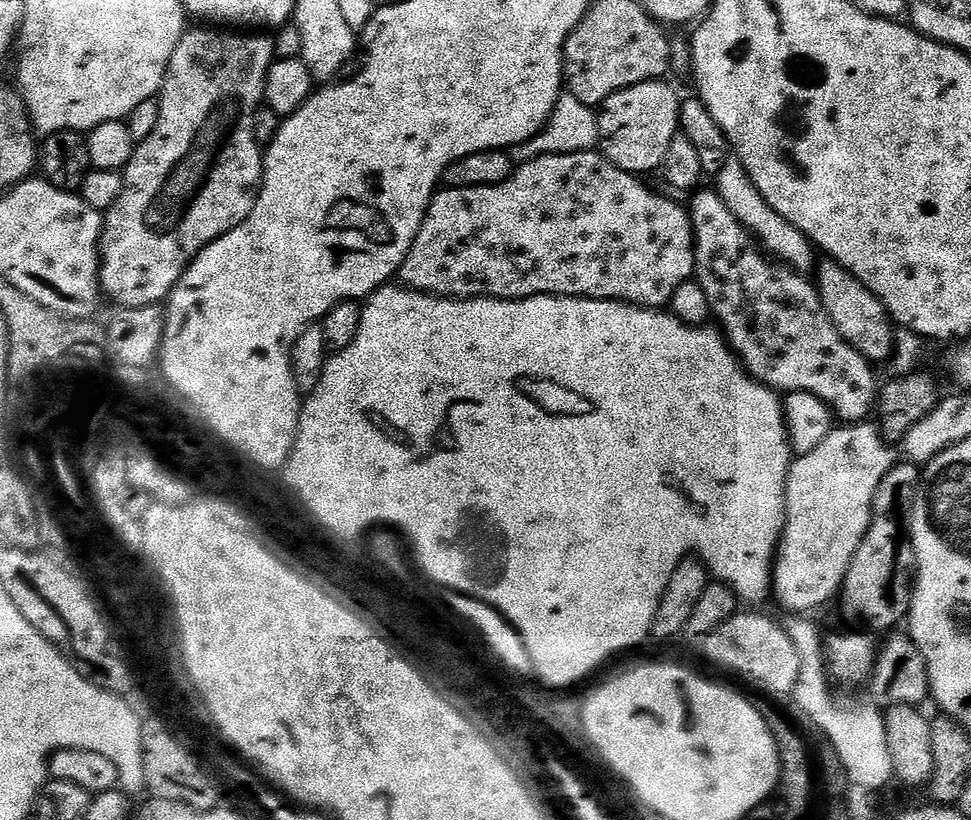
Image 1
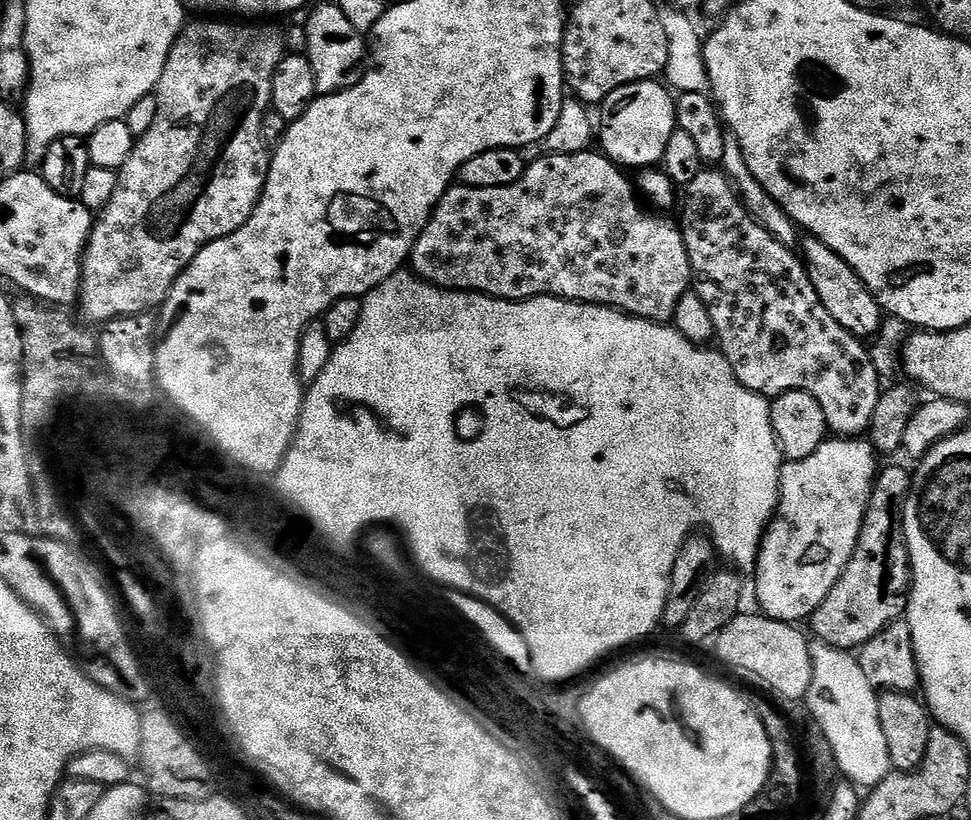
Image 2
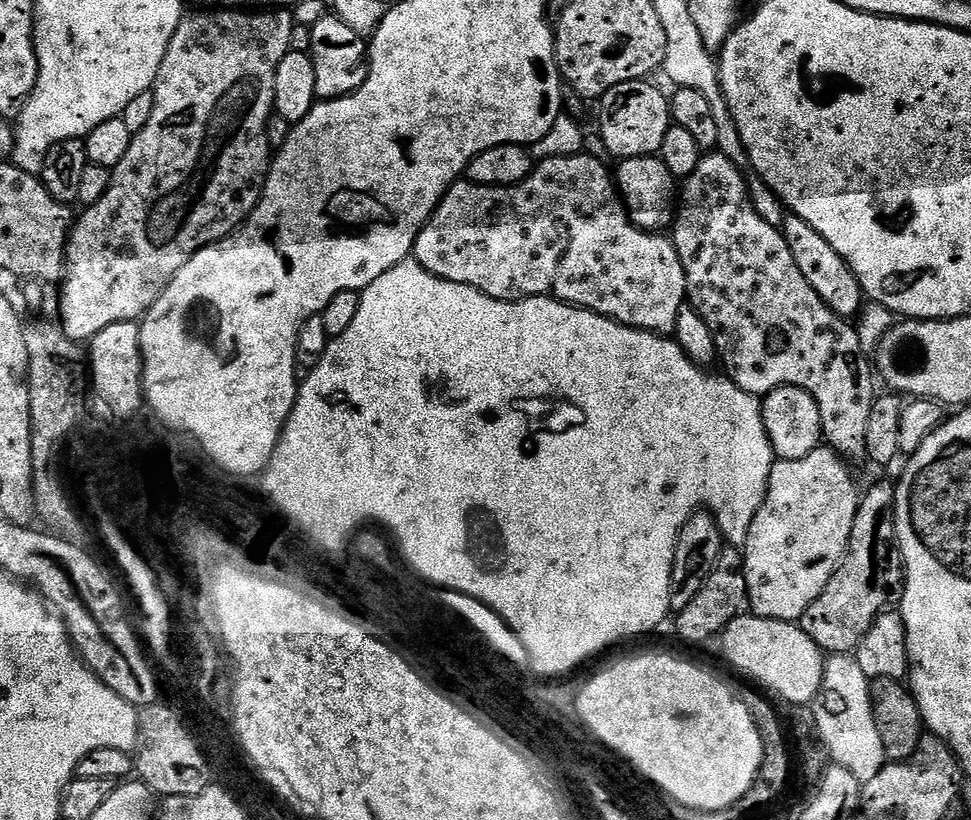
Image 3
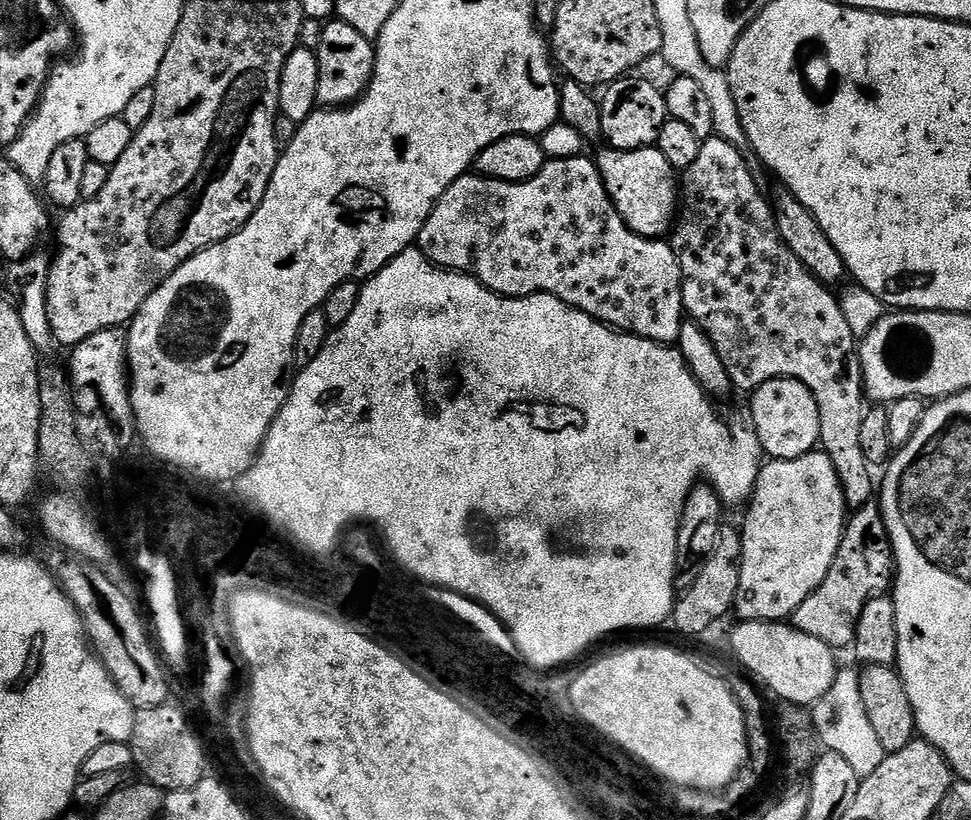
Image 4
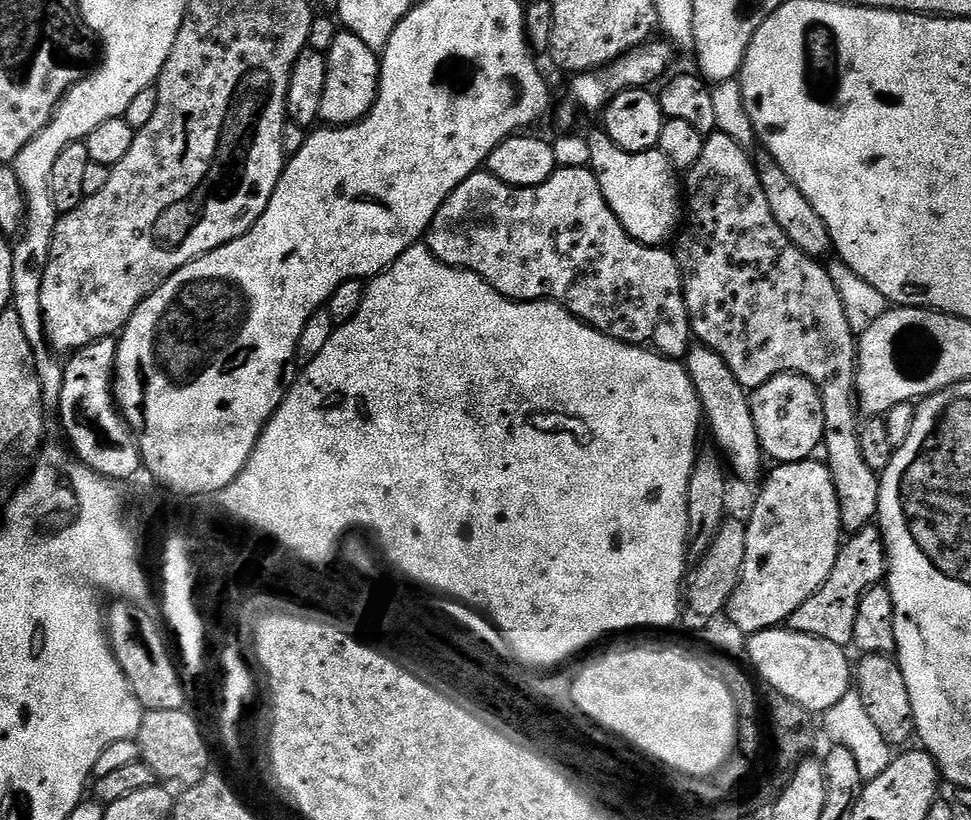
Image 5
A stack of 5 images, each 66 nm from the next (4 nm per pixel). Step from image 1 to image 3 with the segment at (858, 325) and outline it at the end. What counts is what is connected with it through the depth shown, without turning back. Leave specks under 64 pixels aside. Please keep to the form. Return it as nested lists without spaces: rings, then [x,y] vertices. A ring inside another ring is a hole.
[[[785,215],[782,231],[786,246],[790,246],[790,254],[794,254],[798,270],[802,270],[806,282],[814,286],[814,294],[818,294],[818,298],[822,298],[822,302],[826,302],[826,306],[830,306],[830,310],[834,310],[834,314],[838,314],[842,319],[851,321],[859,317],[866,297],[860,289],[858,278],[852,273],[850,266],[846,266],[842,254],[838,254],[838,250],[834,250],[834,246],[830,246],[830,242],[826,242],[826,238],[822,238],[822,234],[818,234],[818,230],[810,226],[810,222],[797,216]]]

